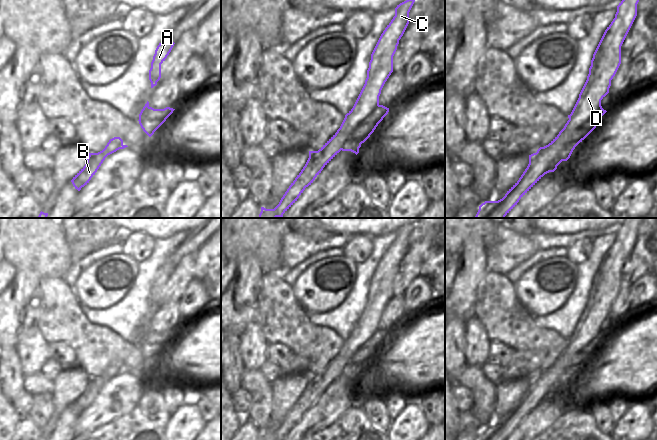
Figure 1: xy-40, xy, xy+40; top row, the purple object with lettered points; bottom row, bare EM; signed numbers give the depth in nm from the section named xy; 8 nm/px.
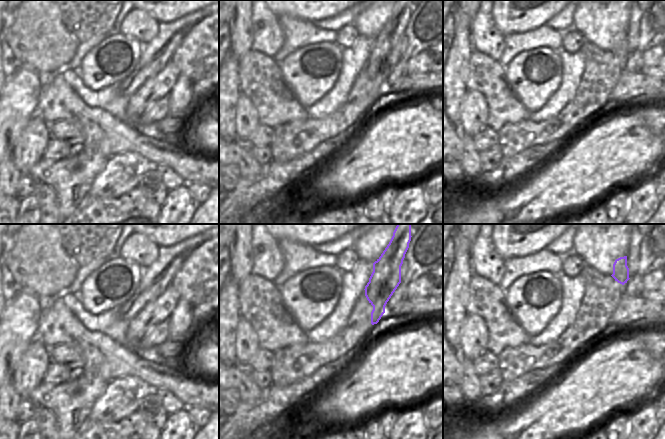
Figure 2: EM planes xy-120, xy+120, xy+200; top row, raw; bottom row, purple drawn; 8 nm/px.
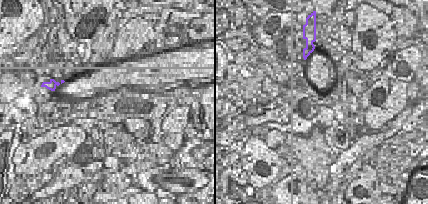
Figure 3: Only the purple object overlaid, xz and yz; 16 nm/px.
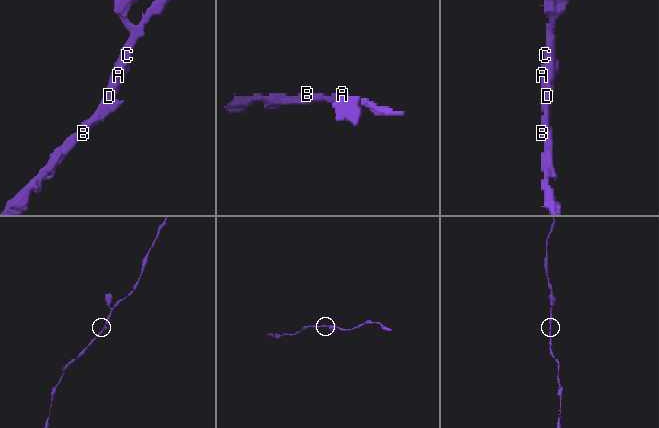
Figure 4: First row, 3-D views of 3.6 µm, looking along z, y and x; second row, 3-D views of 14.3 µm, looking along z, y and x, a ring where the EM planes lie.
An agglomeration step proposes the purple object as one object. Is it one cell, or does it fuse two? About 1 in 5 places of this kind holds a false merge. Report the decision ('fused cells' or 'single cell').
single cell

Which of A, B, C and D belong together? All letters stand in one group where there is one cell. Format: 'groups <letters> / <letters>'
groups A B C D

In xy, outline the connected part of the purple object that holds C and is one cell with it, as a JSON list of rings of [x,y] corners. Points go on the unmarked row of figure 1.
[[[408,223],[395,232],[395,240],[381,258],[371,278],[365,308],[353,332],[345,339],[340,352],[318,375],[309,375],[305,390],[279,428],[274,433],[261,431],[259,440],[283,440],[341,374],[357,379],[361,368],[388,338],[389,332],[379,328],[379,320],[393,296],[393,280],[409,248],[409,236],[414,226],[415,223]]]

